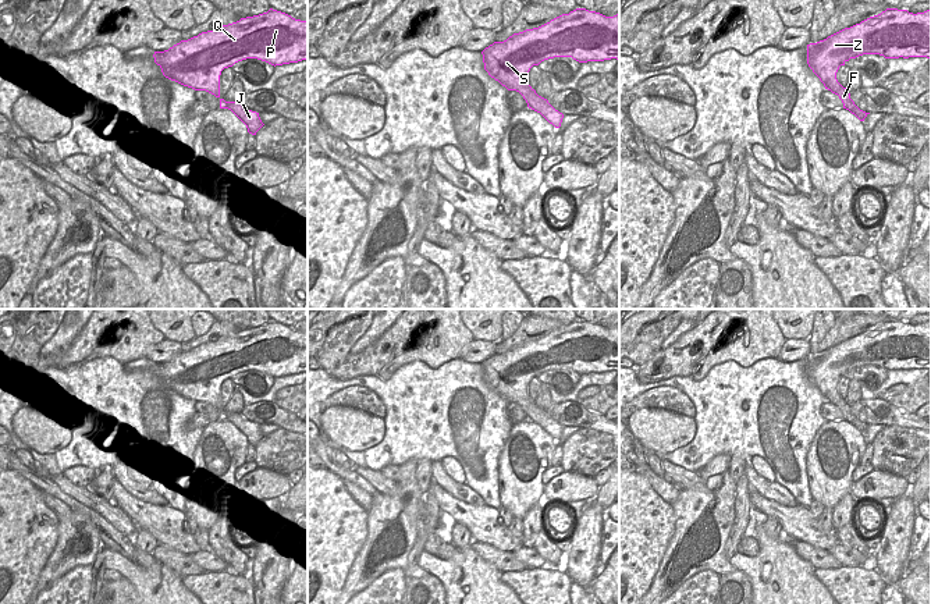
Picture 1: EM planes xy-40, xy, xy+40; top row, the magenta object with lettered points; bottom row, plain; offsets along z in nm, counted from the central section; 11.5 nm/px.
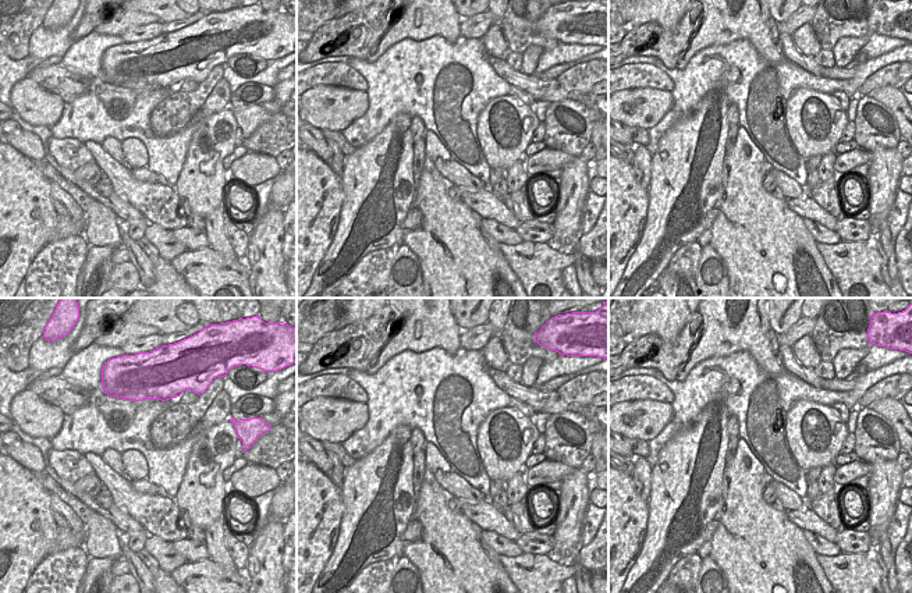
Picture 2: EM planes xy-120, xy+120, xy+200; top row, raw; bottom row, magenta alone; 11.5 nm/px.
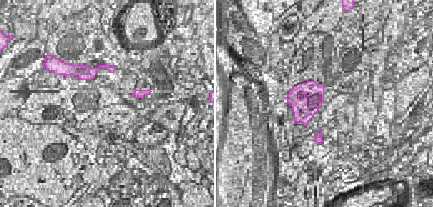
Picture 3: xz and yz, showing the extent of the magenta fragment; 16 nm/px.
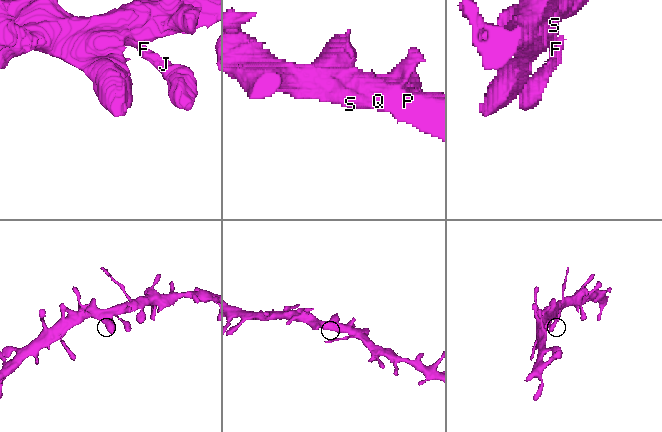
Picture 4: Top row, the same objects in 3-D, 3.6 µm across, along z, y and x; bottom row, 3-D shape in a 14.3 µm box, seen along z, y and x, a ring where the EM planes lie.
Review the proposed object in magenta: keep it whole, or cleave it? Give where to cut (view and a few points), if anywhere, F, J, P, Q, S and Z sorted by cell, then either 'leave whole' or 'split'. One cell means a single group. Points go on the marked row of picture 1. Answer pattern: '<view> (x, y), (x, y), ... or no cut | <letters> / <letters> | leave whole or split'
no cut | F J P Q S Z | leave whole

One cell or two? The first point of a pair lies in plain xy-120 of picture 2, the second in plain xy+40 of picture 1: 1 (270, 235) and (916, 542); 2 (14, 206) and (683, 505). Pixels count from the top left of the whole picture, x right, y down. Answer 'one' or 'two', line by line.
1: two
2: two

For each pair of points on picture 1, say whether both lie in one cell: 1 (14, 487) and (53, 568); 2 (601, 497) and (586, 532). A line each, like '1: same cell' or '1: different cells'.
1: different cells
2: different cells

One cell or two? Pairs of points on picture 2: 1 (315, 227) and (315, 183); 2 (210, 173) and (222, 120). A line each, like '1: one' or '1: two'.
1: one
2: one

